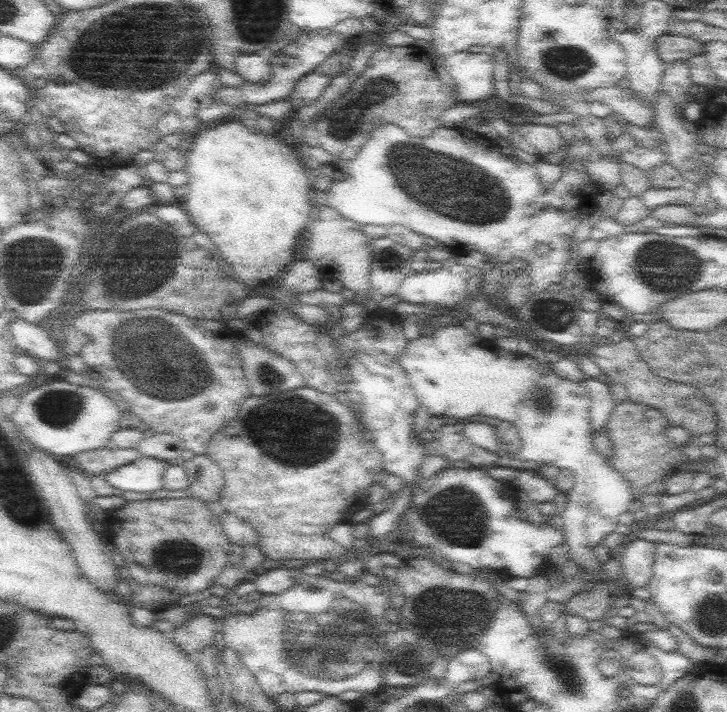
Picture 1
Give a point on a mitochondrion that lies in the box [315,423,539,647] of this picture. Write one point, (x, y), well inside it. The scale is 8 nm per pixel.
(456, 515)

